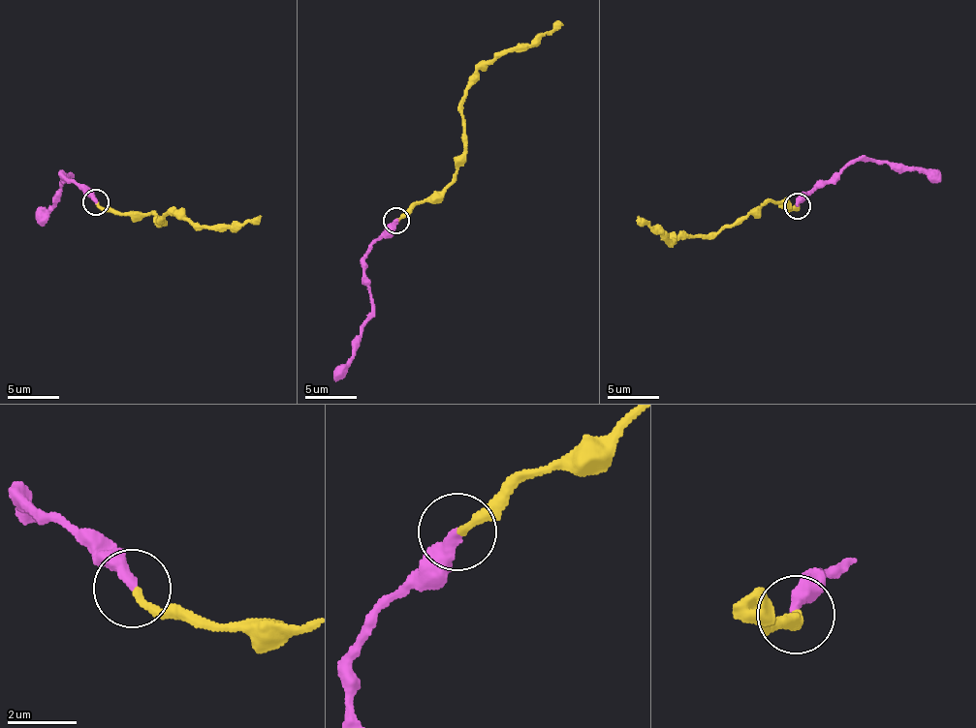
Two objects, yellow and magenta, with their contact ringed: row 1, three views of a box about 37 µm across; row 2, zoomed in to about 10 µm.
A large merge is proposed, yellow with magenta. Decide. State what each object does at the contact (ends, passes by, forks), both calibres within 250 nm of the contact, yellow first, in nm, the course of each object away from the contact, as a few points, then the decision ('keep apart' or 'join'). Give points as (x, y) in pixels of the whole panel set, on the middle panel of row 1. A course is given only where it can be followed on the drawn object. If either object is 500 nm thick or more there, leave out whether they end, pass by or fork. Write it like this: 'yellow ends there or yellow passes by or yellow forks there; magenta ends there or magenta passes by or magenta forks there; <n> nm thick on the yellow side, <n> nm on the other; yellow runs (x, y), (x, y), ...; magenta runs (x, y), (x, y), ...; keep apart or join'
yellow ends there; magenta ends there; 220 nm thick on the yellow side, 320 nm on the other; yellow runs (396, 219), (435, 201), (453, 179), (464, 145), (463, 92), (482, 70), (504, 49), (535, 45), (563, 25); magenta runs (396, 219), (382, 234), (364, 261), (371, 308), (350, 364), (335, 381); keep apart

